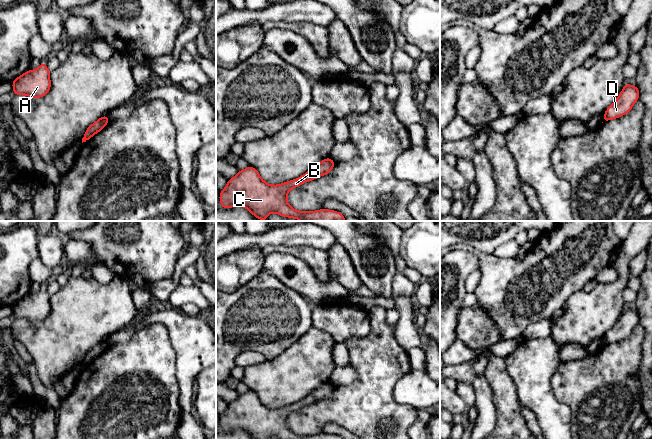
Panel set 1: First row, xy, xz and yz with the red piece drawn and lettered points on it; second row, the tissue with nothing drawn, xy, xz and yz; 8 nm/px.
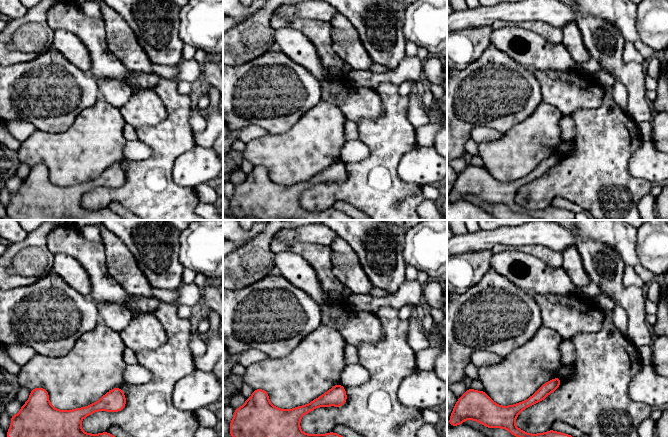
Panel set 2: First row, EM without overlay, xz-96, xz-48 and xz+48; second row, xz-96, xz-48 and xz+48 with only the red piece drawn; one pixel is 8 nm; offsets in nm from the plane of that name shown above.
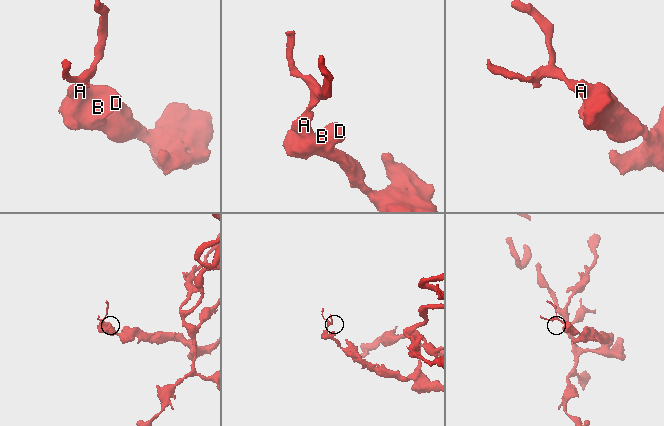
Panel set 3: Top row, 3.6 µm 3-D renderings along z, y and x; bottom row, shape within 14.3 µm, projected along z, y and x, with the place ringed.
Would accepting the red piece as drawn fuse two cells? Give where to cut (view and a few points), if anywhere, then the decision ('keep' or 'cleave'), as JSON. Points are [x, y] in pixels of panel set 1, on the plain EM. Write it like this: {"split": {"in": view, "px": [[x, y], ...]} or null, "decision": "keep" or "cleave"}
{"split": null, "decision": "keep"}

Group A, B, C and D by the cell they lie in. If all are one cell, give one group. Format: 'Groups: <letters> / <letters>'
Groups: A B C D

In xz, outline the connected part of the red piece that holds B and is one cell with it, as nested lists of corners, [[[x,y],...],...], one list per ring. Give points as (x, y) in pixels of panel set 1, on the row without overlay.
[[[325,382],[299,402],[279,409],[266,407],[255,392],[248,390],[227,405],[219,420],[221,431],[241,430],[252,439],[343,439],[324,432],[317,435],[297,435],[287,427],[287,419],[291,413],[330,397],[334,388],[331,382]]]

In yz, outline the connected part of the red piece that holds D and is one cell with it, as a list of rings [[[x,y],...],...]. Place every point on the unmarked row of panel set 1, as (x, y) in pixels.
[[[626,307],[618,322],[607,332],[604,337],[603,346],[616,343],[627,338],[630,336],[637,324],[639,324],[638,311]]]

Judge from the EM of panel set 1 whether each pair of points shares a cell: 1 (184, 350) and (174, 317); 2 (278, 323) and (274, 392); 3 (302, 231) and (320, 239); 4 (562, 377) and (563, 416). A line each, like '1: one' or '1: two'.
1: one
2: two
3: one
4: two

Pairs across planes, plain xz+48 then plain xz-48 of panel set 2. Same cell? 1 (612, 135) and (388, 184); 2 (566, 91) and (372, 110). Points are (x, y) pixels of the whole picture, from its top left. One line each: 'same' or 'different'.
1: same
2: same

